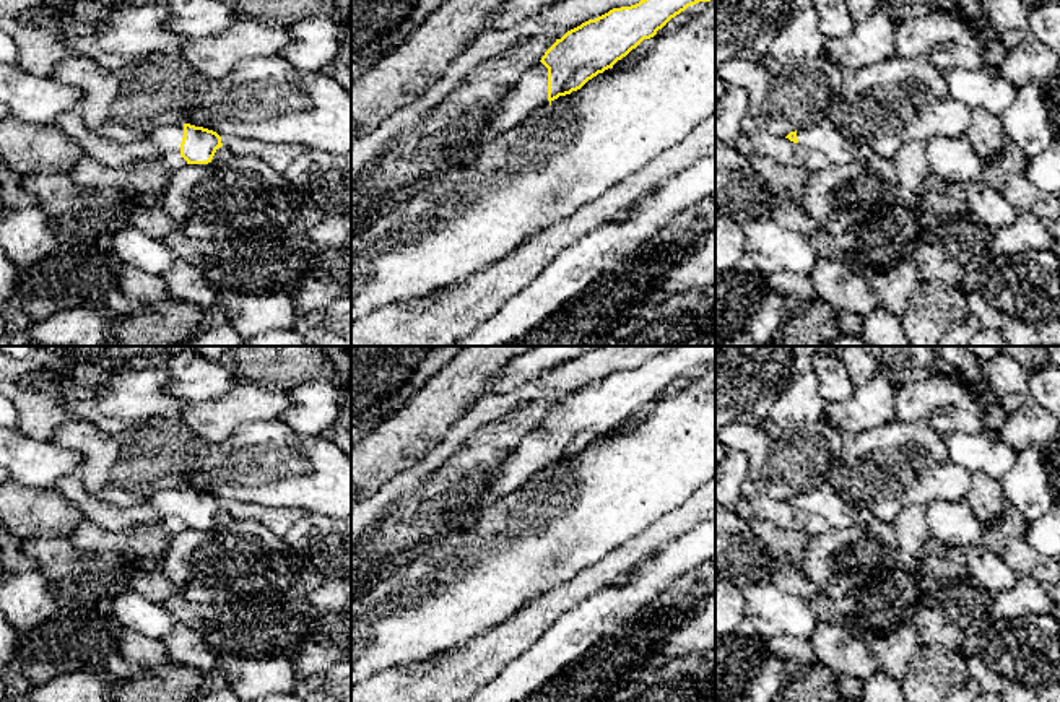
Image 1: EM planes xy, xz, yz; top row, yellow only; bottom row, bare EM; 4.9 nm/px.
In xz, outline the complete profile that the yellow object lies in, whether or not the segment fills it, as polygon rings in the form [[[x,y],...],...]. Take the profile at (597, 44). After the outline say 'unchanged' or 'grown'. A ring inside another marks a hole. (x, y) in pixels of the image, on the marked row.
[[[641,0],[631,6],[613,8],[567,31],[507,91],[484,128],[463,145],[449,150],[429,177],[421,176],[405,184],[377,213],[385,213],[416,195],[450,167],[470,162],[488,141],[510,133],[532,114],[546,112],[559,96],[580,89],[598,73],[613,68],[644,39],[654,37],[671,18],[699,2],[710,0]]] | grown

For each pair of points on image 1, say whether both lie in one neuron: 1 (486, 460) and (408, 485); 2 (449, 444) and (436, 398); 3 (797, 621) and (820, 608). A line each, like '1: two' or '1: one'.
1: two
2: two
3: two

